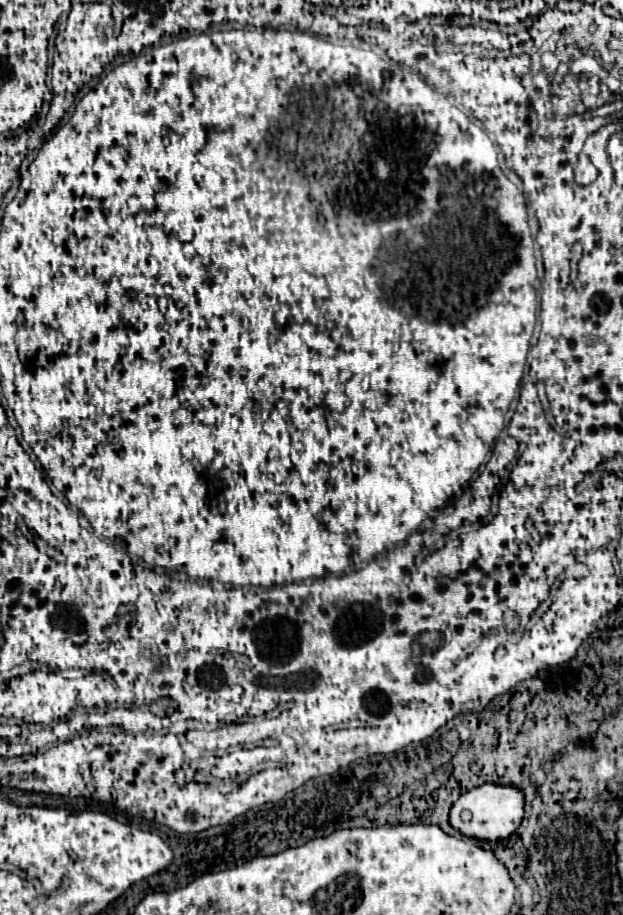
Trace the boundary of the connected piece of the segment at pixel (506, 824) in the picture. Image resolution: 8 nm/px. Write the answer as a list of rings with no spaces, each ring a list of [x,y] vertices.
[[[486,783],[468,793],[464,793],[450,807],[450,825],[466,837],[482,841],[502,841],[510,837],[520,825],[524,815],[524,795],[512,785],[494,785]]]

